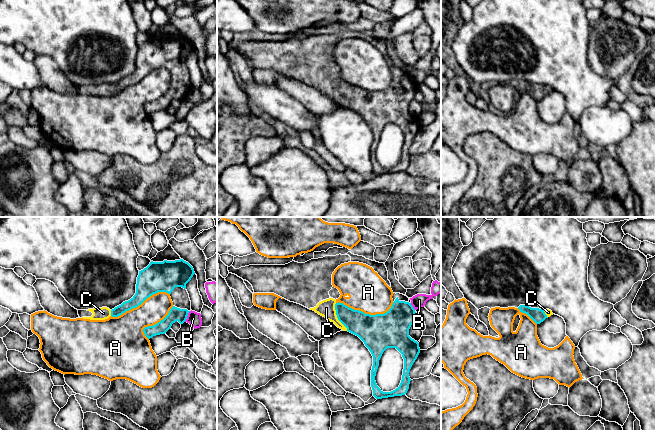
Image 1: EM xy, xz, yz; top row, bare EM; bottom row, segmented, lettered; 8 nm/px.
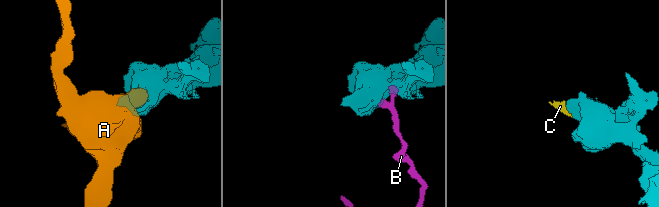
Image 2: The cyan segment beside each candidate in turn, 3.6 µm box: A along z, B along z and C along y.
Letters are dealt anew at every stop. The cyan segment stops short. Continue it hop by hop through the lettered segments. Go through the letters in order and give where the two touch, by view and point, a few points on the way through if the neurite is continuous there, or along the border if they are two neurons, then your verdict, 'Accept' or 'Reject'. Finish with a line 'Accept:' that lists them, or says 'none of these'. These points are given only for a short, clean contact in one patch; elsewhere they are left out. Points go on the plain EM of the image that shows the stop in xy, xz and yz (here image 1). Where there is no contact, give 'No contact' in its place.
A: Touches cyan at xz (364, 89). Reject
B: Touches cyan at xy (187, 91). Reject
C: Touches cyan at xz (337, 93). Path across: xz (365, 102), (343, 93), (337, 93), (326, 84). Accept
Accept: C

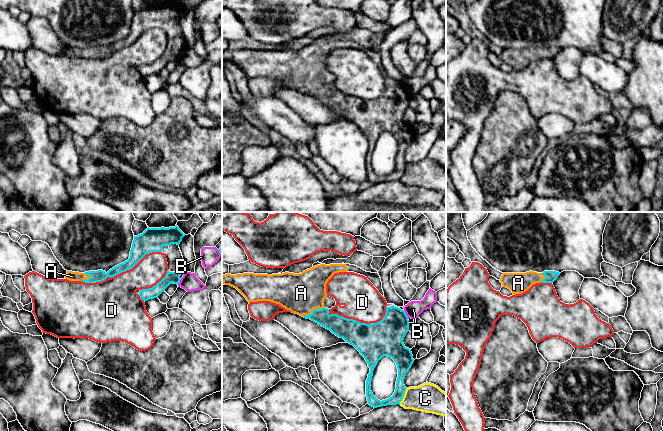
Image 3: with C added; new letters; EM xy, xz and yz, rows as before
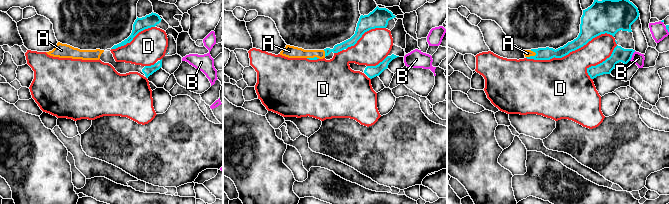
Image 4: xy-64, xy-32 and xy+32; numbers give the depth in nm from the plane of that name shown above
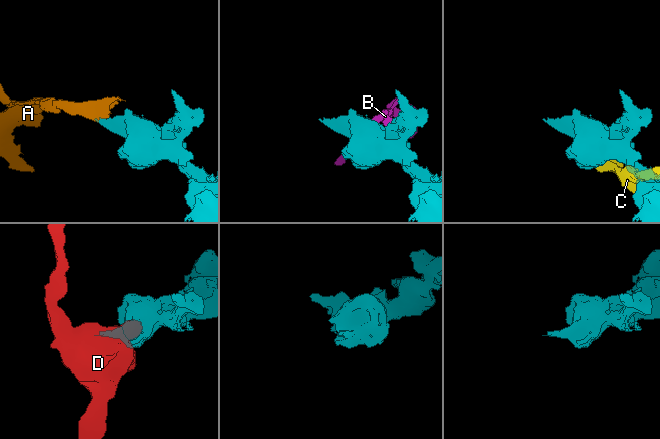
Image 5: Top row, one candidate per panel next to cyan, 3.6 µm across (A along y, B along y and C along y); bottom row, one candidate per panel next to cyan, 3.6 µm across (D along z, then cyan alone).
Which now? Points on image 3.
A: Touches cyan at xz (313, 86). Path across: xz (338, 101), (326, 97), (313, 86), (301, 69). Accept
B: Touches cyan at xz (405, 90). Reject
C: Touches cyan at xz (403, 172). Reject
D: Touches cyan at xy (120, 48). Reject
Accept: A

